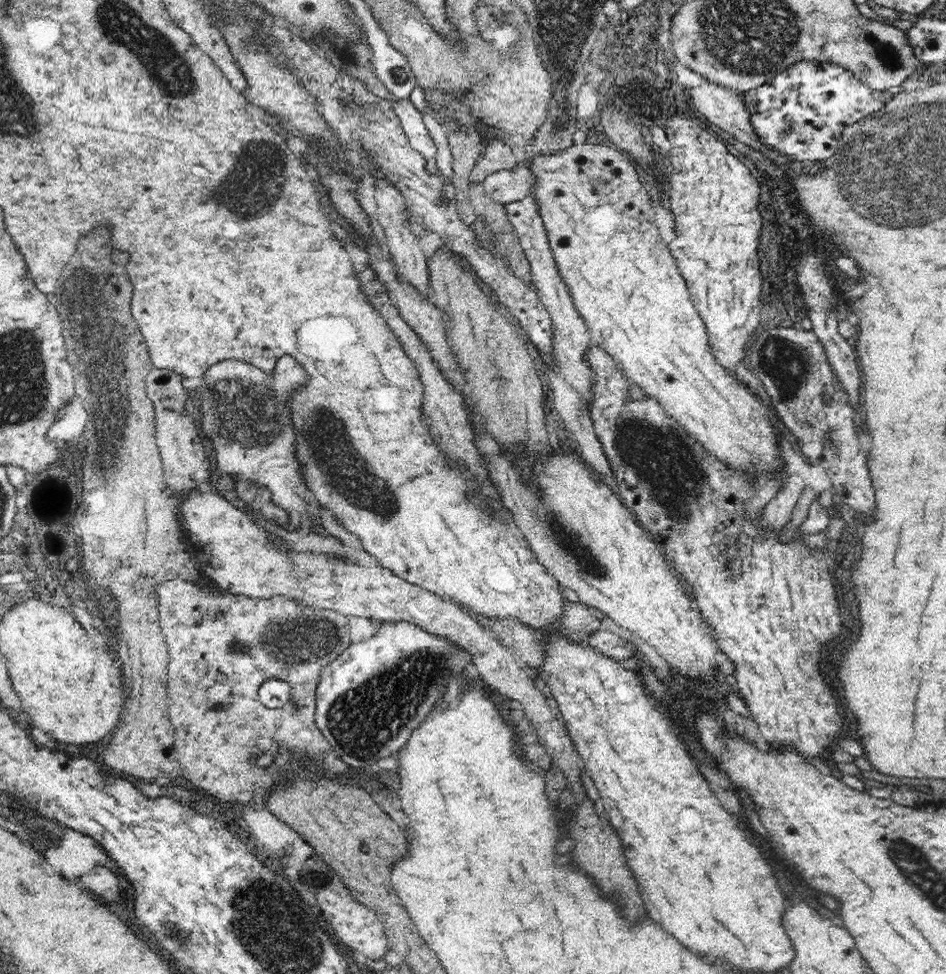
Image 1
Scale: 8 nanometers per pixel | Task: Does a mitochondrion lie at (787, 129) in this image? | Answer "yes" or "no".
yes

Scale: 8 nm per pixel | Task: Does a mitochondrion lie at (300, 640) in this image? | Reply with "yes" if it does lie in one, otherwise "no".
yes

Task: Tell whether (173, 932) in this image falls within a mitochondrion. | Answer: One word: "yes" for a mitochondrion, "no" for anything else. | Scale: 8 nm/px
yes

